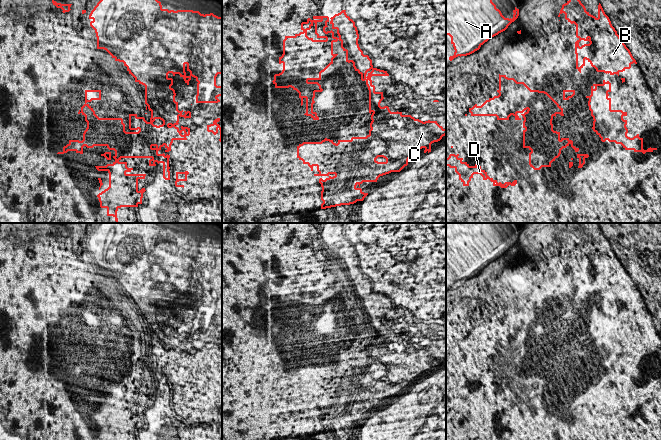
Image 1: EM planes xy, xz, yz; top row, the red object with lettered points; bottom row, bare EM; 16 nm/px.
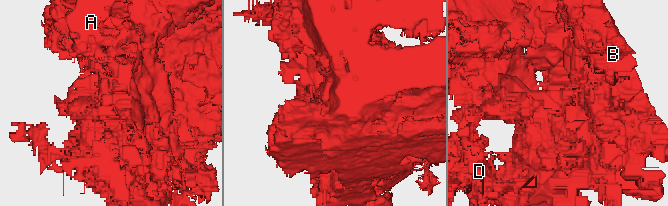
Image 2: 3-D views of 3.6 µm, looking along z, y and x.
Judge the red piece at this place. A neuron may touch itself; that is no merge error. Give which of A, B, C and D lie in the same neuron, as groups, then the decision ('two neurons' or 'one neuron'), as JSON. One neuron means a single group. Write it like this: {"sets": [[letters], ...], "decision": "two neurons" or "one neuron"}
{"sets": [["A", "B", "C", "D"]], "decision": "one neuron"}

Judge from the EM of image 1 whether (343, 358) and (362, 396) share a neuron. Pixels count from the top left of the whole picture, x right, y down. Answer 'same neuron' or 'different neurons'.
same neuron

